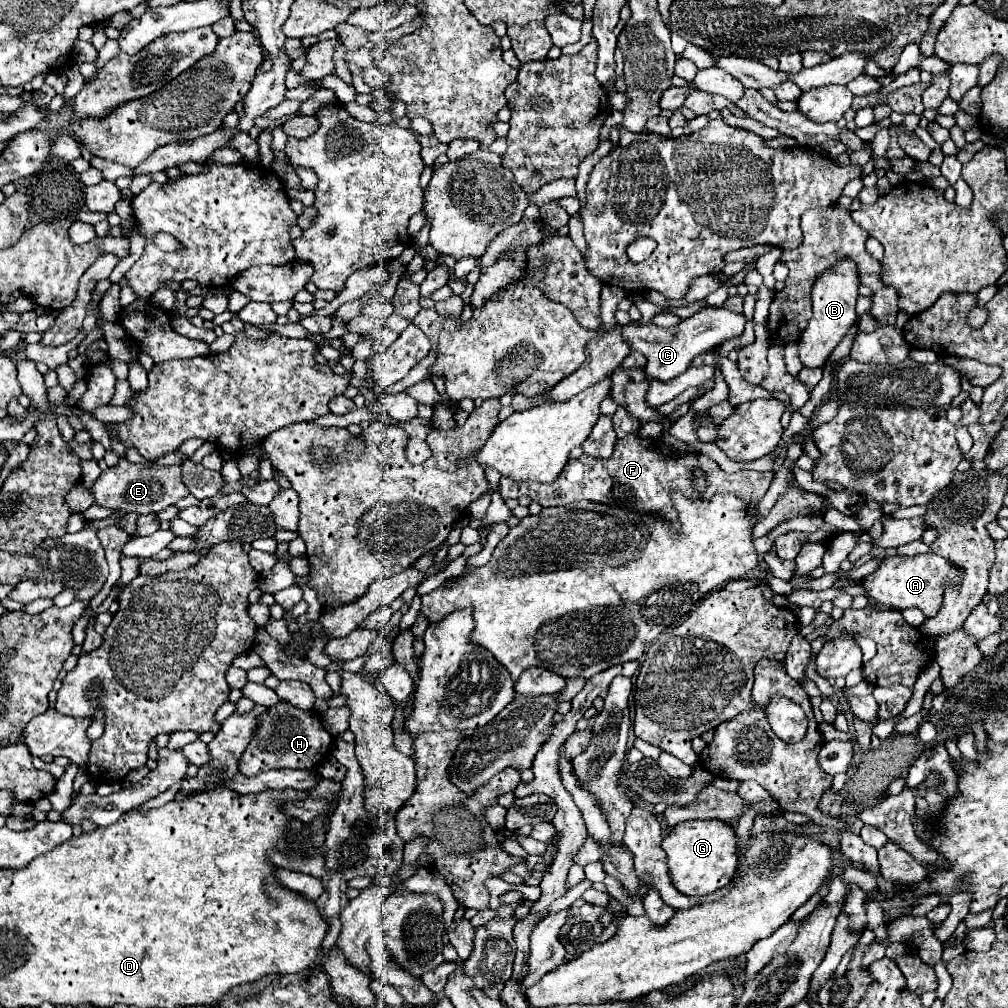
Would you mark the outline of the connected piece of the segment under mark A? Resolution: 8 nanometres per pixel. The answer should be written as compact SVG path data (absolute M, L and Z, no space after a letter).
M927 552L919 556L889 556L881 564L881 568L867 578L863 578L863 586L869 592L871 598L875 598L885 608L905 610L905 608L919 608L927 618L935 616L943 604L941 592L943 588L949 588L949 584L957 584L961 568L953 568L947 560L941 560L941 556Z

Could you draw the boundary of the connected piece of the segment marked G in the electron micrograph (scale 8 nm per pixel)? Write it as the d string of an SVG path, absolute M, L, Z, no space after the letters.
M689 820L677 824L663 838L667 866L673 886L689 896L711 894L713 890L729 884L737 870L737 838L735 830L721 820Z

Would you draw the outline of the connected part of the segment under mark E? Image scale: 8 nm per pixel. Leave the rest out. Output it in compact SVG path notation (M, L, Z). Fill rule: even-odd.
M121 458L117 466L107 468L91 486L95 506L115 510L119 514L147 514L161 512L167 506L189 496L189 488L181 480L181 466L145 466L131 464L127 458Z

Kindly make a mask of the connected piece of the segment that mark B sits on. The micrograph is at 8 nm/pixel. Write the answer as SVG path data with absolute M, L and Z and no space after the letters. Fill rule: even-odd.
M849 258L837 260L833 268L827 268L813 284L811 290L811 302L813 302L813 318L809 320L807 328L803 330L799 338L799 358L803 366L807 368L821 368L827 360L827 356L833 352L833 348L843 340L843 336L849 332L849 328L855 324L855 302L859 296L859 272L857 264L853 264Z

